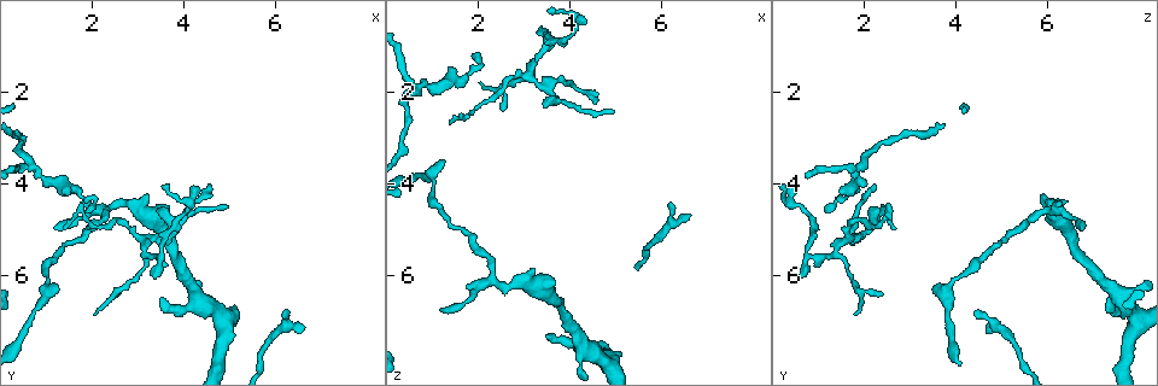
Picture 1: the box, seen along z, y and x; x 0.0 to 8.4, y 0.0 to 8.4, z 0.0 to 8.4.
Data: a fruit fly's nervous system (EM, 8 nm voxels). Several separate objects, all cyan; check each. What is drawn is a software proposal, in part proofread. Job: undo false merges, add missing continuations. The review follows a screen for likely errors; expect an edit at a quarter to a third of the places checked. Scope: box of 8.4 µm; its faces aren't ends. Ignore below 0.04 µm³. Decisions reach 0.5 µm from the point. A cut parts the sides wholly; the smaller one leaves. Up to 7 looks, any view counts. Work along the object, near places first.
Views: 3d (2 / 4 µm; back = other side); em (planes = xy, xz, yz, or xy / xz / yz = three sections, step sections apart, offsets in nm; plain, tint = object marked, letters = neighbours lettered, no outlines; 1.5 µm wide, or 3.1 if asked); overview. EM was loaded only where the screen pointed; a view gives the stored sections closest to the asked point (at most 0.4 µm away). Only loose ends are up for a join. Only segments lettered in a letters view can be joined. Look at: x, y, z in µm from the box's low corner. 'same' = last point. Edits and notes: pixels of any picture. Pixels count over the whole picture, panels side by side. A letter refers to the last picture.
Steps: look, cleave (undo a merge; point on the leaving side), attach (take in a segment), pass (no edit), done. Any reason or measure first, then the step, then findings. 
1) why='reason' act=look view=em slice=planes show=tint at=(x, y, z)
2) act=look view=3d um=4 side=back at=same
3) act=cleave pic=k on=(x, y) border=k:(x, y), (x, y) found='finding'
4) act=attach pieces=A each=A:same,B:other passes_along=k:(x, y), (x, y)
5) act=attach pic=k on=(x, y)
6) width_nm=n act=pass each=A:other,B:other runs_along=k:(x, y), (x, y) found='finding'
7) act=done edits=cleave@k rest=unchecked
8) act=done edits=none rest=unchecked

why='tapers out' act=look view=3d um=2 side=back at=(1.35, 5.00, 2.70)

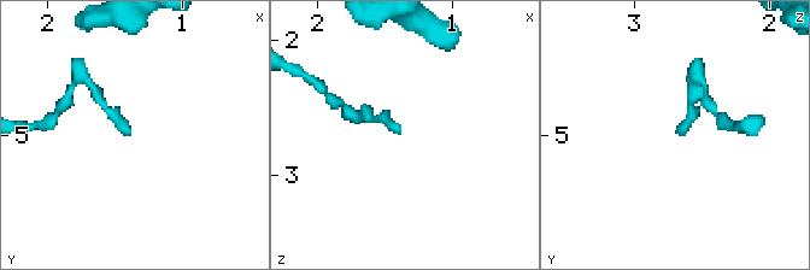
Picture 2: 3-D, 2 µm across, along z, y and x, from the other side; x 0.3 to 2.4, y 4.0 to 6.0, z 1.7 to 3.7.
act=look view=em slice=yz step=8 show=letters at=(1.36, 4.98, 2.66)

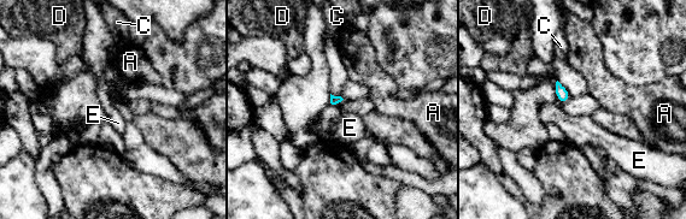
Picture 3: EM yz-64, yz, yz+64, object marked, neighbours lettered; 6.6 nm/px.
why='another direction' act=look view=em slice=planes show=letters at=same

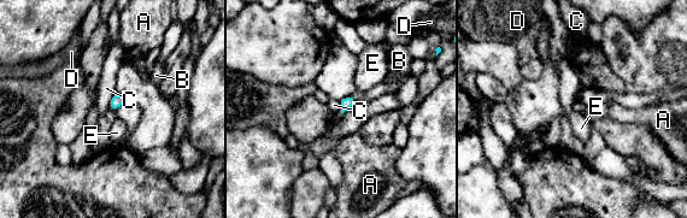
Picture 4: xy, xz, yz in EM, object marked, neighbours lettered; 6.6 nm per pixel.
act=pass each=A:other,B:other,C:other,D:other,E:other border=4:(115, 92), (109, 108) found='no lettered segment goes on from it'

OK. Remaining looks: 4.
why='free end' act=look view=em slice=planes show=letters at=(3.40, 6.10, 0.60)

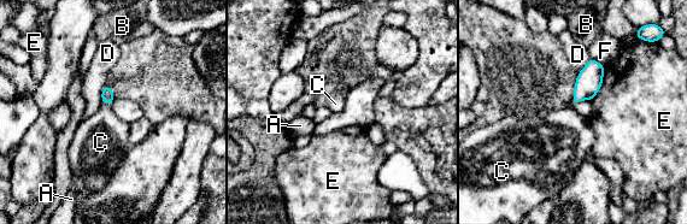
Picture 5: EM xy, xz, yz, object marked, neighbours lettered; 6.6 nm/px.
act=attach pieces=C each=A:other,B:other,C:same,D:other,E:other,F:other passes_along=5:(107, 95), (106, 104), (101, 140) found='the cell continues'

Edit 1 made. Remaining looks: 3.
act=look view=em slice=planes show=letters at=(4.95, 4.45, 2.45)

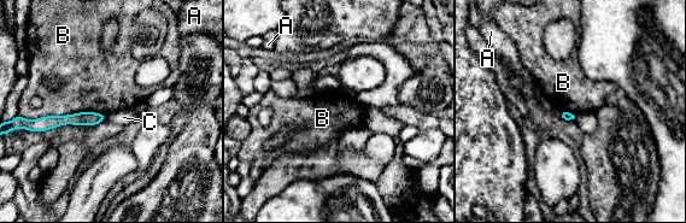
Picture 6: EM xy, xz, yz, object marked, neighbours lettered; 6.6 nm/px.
act=pass each=A:other,B:other,C:other found='no lettered segment goes on from it'

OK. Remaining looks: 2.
act=done edits=attach@5 rest=unchecked

